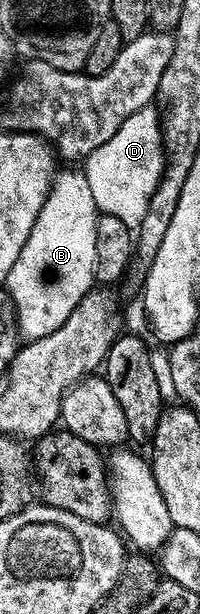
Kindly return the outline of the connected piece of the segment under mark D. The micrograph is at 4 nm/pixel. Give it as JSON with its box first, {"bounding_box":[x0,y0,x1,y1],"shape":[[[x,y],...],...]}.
{"bounding_box":[85,105,163,228],"shape":[[[154,105],[141,108],[85,159],[85,173],[100,214],[117,216],[121,224],[138,228],[163,175],[163,123]]]}

